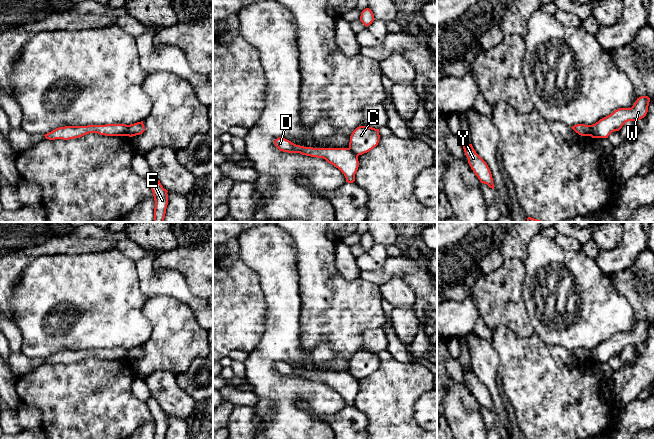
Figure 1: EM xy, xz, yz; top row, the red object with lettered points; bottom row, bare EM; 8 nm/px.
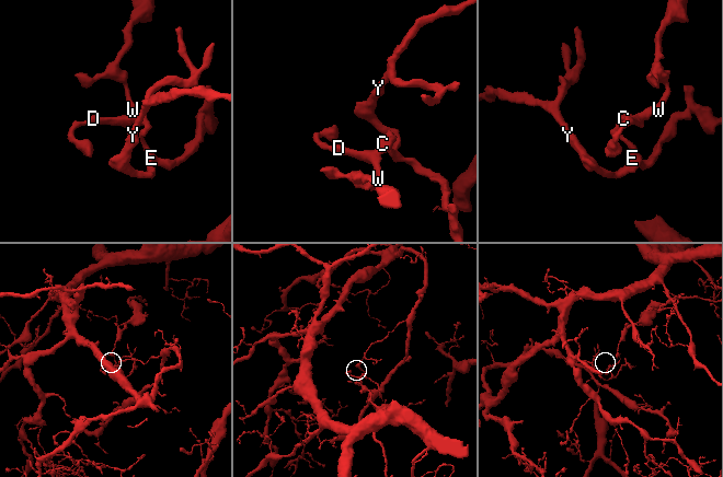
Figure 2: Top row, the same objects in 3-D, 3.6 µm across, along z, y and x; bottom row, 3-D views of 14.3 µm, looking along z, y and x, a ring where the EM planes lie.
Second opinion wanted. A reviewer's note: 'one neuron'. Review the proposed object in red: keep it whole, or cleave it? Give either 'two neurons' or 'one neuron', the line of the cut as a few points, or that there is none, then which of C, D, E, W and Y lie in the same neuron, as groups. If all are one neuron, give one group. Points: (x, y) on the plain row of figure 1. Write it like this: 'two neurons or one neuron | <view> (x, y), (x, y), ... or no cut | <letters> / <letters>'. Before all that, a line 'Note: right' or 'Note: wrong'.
Note: wrong
two neurons | xy (127, 349), (128, 359) | C E Y / D W

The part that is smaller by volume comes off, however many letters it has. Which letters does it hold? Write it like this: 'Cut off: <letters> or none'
Cut off: D, W

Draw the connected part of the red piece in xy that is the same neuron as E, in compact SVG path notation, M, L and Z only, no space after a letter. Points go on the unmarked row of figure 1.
M151 396L146 403L151 411L155 424L154 439L165 439L168 429L168 415L163 412L153 396Z

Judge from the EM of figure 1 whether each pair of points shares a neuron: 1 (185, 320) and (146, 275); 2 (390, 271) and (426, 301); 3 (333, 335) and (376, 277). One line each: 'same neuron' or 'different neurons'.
1: different neurons
2: same neuron
3: different neurons

